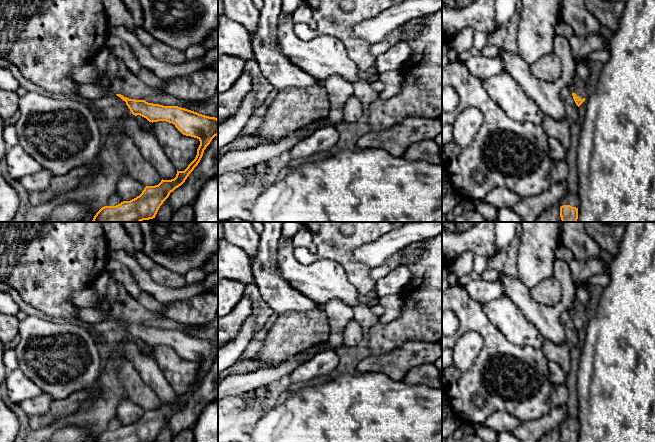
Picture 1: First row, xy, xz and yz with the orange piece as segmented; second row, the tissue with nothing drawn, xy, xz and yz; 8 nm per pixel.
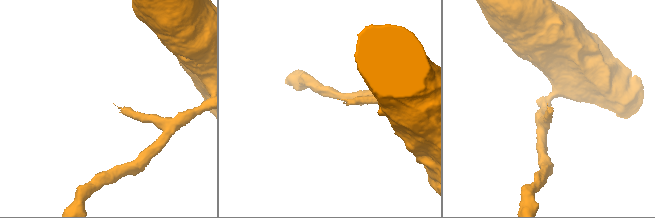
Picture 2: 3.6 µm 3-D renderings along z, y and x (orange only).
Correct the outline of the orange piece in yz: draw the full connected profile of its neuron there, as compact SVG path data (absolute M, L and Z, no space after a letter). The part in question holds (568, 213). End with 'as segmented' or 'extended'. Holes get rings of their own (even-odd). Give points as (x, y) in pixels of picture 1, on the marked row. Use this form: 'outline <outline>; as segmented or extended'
outline M563 205L560 207L560 217L562 222L576 222L578 219L578 208Z; as segmented

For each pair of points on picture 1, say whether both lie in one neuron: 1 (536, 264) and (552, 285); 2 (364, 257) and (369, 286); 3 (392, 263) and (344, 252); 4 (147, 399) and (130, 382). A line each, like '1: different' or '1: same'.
1: different
2: different
3: different
4: same

